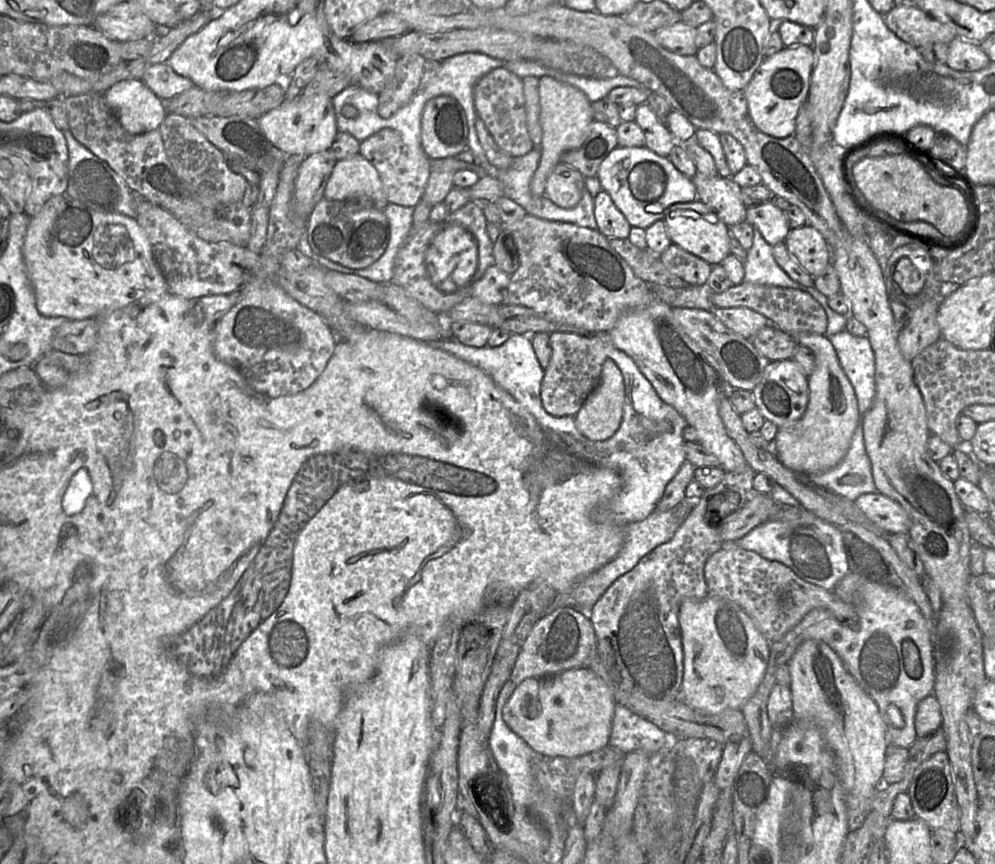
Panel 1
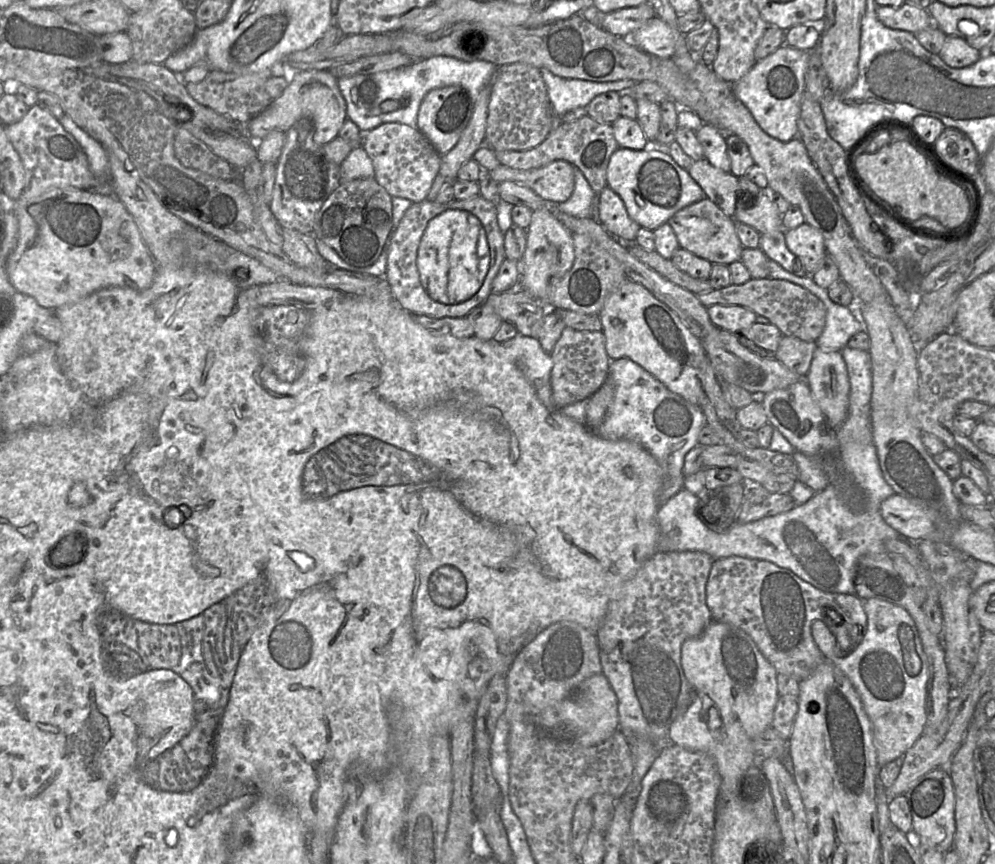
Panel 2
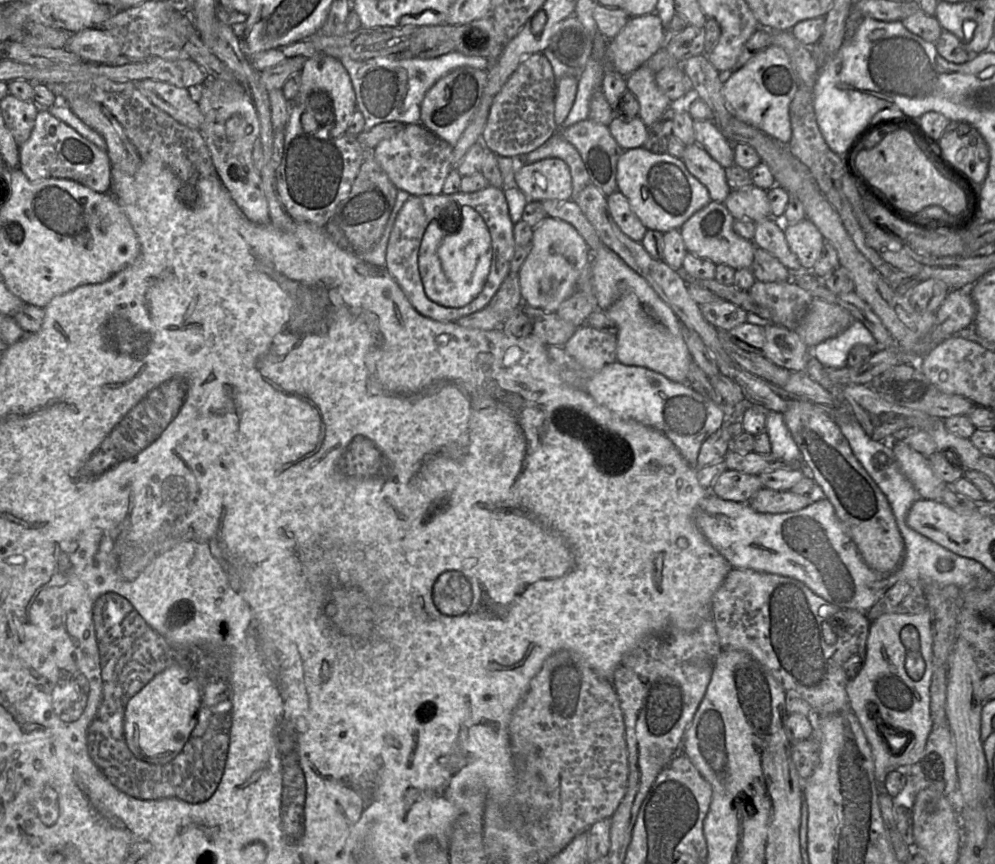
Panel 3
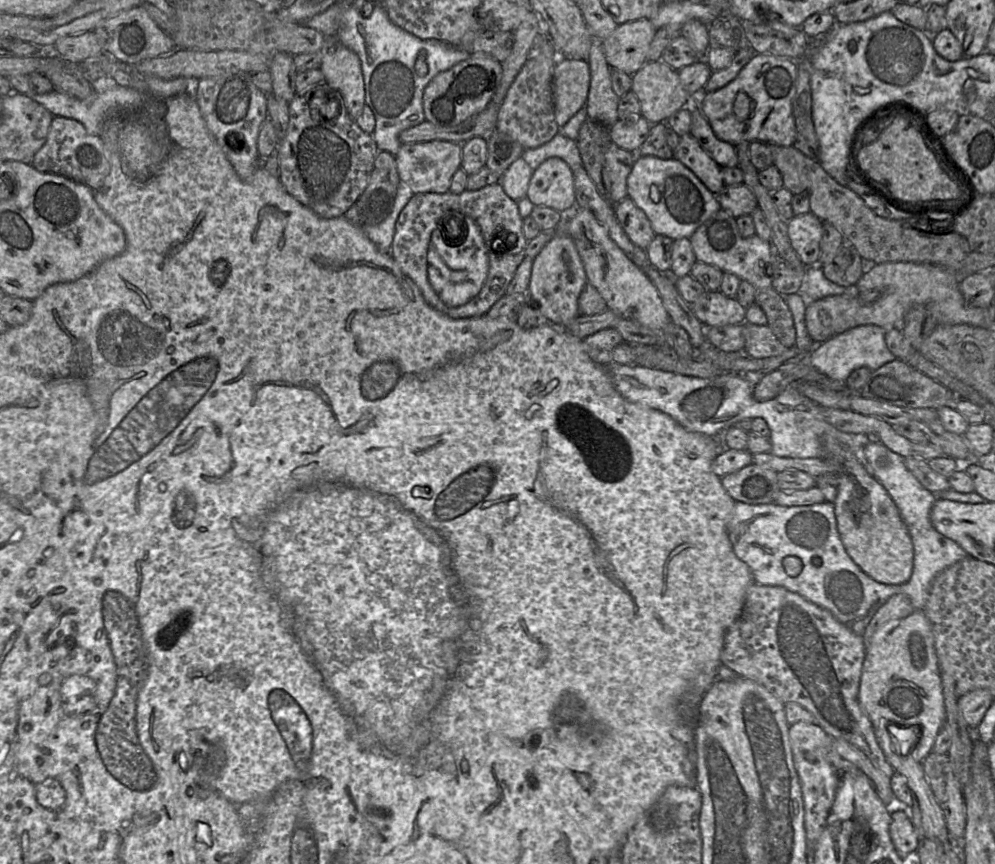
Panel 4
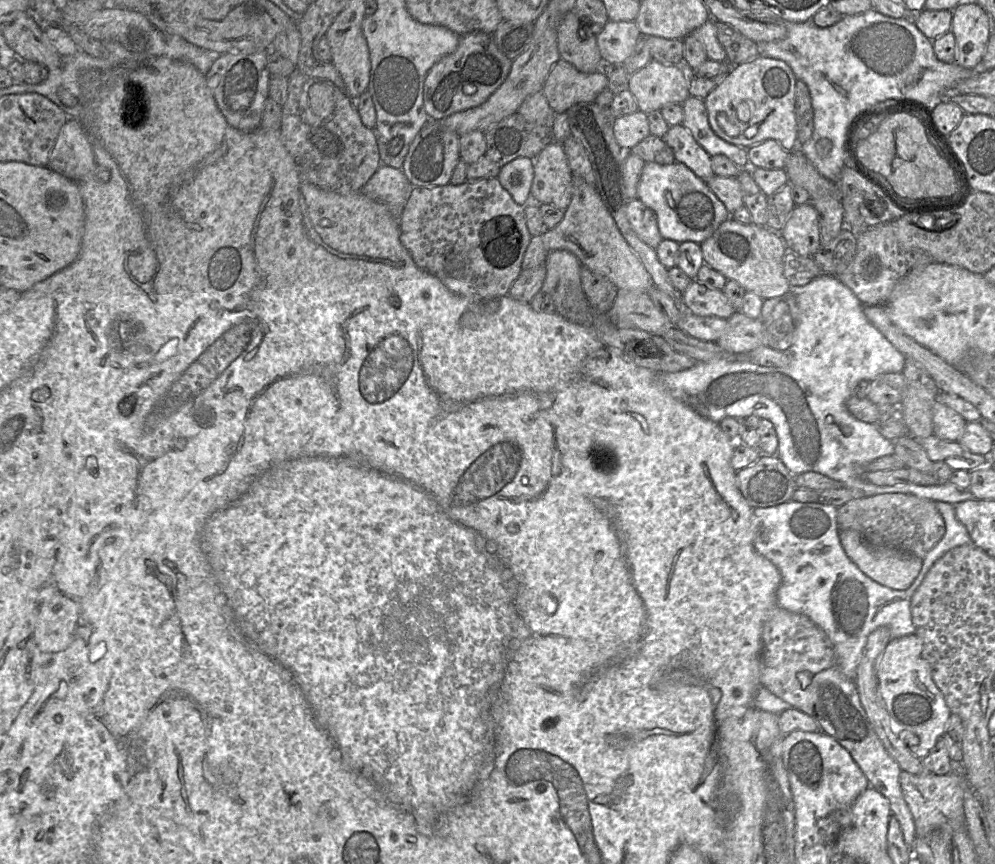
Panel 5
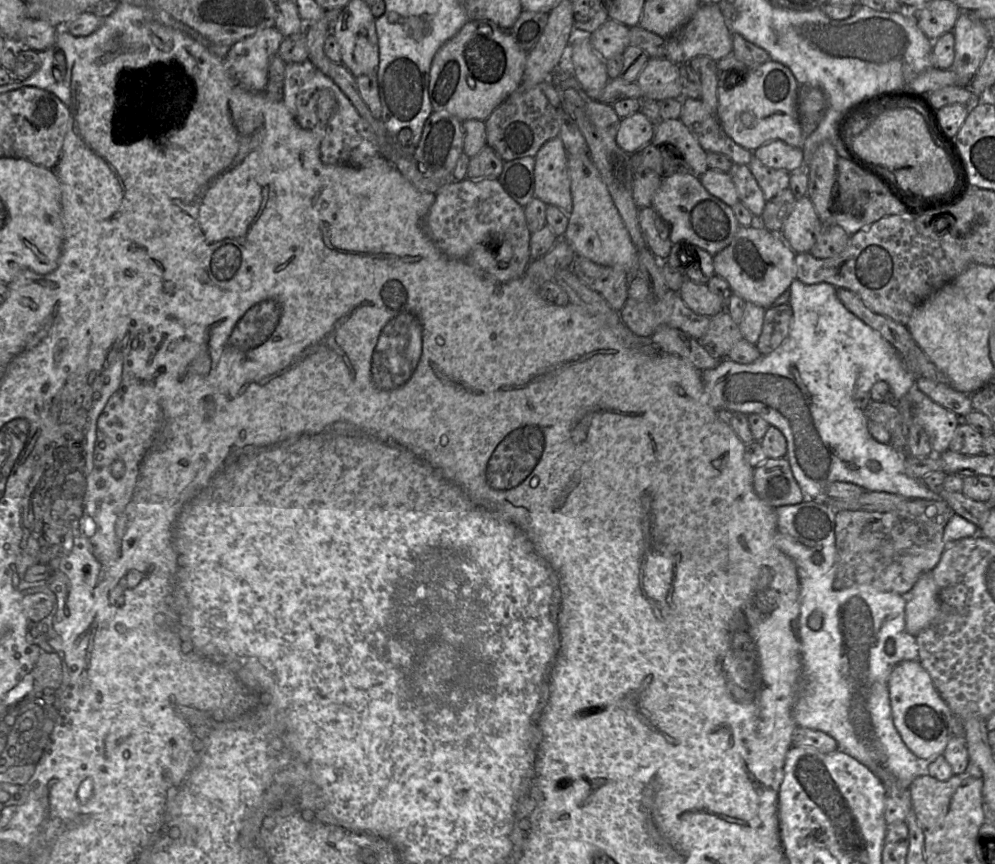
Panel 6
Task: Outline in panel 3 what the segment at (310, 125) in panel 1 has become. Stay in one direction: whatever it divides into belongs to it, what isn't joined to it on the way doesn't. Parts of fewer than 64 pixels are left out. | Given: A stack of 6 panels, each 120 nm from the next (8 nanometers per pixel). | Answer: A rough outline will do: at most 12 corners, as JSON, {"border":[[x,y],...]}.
{"border":[[319,53],[307,59],[292,104],[326,92],[333,104],[332,137],[344,134],[356,109],[342,62]]}

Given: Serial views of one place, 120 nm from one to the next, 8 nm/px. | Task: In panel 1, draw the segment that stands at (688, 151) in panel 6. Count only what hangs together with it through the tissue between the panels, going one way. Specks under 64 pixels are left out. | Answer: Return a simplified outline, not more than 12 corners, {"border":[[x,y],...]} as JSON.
{"border":[[732,178],[692,181],[697,199],[727,226],[747,221],[741,187]]}

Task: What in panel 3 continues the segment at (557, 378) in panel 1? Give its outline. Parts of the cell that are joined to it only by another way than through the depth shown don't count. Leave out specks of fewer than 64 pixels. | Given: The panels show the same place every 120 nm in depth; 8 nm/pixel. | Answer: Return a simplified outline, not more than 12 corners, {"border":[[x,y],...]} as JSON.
{"border":[[579,326],[563,347],[585,370],[617,361],[617,337]]}

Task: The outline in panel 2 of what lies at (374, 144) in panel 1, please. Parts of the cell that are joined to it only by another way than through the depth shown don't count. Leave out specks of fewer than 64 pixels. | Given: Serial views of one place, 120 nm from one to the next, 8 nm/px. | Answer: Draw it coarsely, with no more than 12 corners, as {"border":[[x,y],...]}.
{"border":[[383,123],[361,147],[392,197],[426,199],[441,155],[418,127]]}

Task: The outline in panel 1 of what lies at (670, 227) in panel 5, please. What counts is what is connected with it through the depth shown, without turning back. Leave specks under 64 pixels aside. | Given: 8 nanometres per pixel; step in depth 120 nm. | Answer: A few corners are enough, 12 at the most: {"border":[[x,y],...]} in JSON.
{"border":[[617,146],[597,178],[631,227],[697,199],[645,146]]}

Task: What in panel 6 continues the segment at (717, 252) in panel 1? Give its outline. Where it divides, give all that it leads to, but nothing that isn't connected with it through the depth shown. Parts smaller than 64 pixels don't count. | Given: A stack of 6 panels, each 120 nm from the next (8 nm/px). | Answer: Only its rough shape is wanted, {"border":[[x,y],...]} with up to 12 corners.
{"border":[[739,227],[714,273],[768,309],[796,279],[780,233]]}

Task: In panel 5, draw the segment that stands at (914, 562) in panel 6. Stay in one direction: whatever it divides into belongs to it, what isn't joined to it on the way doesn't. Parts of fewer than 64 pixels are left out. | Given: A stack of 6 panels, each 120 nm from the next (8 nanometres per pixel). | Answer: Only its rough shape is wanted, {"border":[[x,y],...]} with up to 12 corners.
{"border":[[900,493],[838,508],[839,530],[921,560],[945,534],[934,501]]}

